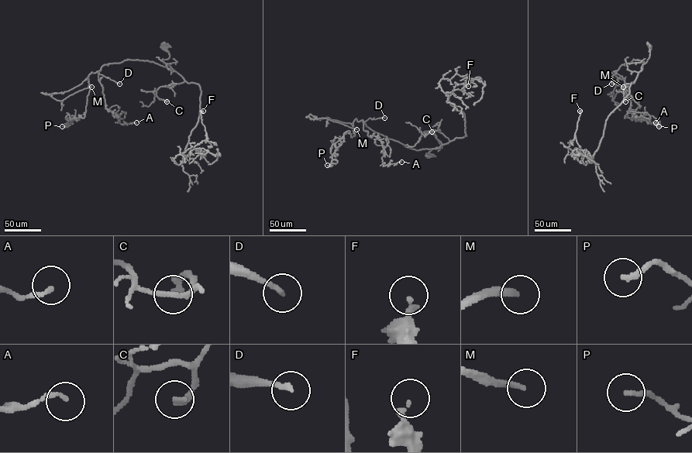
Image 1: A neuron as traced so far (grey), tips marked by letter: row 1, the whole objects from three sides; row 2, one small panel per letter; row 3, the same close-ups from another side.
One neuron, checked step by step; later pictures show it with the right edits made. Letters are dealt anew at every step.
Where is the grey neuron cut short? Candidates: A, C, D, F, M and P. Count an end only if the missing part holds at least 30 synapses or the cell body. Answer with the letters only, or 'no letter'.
D, M

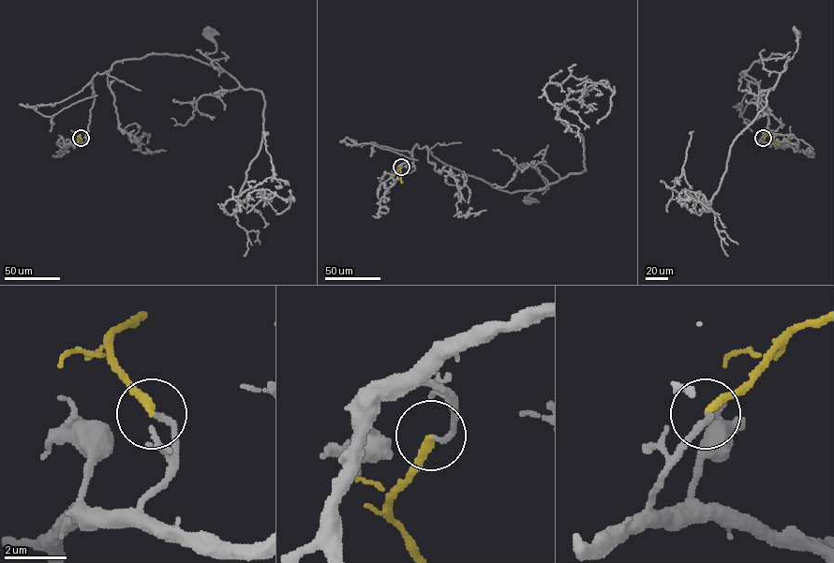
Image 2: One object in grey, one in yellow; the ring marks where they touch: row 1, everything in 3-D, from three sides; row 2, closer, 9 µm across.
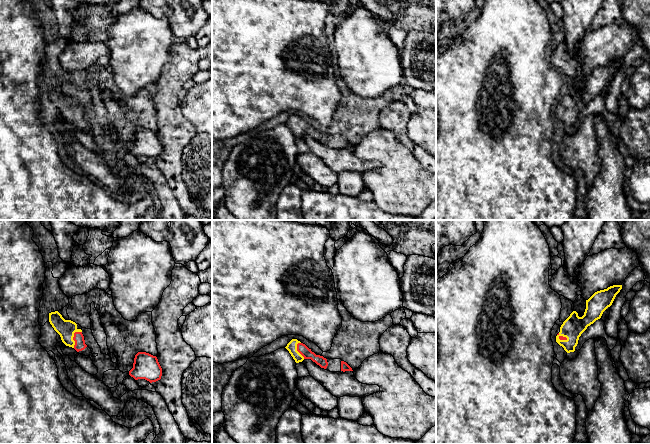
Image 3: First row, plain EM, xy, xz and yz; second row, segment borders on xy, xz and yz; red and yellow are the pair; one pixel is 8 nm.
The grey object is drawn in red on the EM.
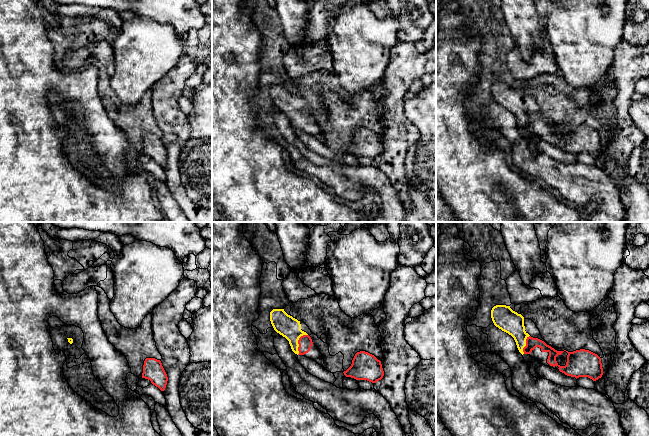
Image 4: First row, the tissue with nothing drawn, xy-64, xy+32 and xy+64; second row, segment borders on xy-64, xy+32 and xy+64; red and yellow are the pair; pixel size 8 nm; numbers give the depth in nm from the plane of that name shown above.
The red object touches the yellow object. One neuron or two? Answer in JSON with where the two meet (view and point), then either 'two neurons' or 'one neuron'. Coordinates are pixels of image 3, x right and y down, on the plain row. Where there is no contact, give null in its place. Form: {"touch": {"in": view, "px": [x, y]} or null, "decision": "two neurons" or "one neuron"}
{"touch": {"in": "xy", "px": [73, 113]}, "decision": "one neuron"}

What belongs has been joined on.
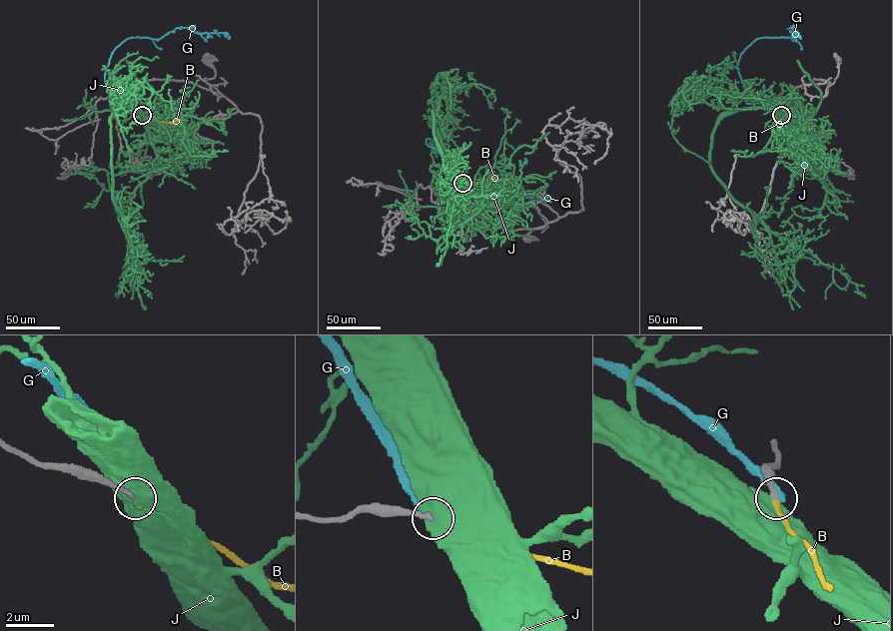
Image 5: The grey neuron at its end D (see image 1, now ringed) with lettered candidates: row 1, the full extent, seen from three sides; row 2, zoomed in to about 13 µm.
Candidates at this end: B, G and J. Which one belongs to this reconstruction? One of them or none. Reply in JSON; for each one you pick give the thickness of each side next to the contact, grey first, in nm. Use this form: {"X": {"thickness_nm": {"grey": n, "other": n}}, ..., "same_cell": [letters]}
{"B": {"thickness_nm": {"grey": 200, "other": 200}}, "same_cell": ["B"]}

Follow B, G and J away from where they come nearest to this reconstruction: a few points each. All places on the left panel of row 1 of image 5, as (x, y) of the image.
B: (142, 115), (162, 122), (180, 122)
G: (141, 114), (109, 98), (105, 69), (116, 47), (132, 37), (159, 39), (182, 27), (224, 33), (229, 39)
J: (141, 115), (135, 108), (123, 108), (110, 121), (112, 199), (133, 248), (118, 298)

